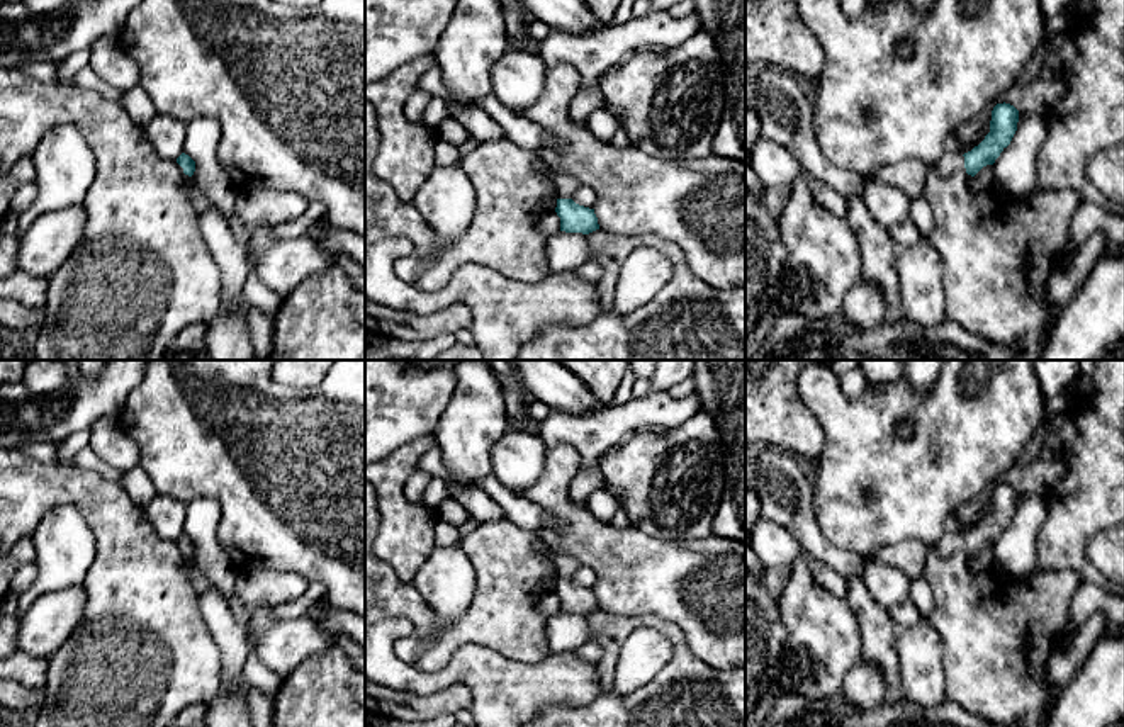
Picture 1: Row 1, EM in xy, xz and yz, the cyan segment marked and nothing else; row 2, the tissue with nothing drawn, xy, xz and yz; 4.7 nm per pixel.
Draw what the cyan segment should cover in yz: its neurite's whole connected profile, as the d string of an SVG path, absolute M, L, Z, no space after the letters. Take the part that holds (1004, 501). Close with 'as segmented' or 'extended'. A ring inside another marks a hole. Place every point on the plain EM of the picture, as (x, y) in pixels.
M997 484L992 491L990 513L968 533L946 532L936 545L915 540L902 540L885 545L871 554L881 564L900 569L910 579L924 574L930 554L949 555L964 550L975 557L983 547L993 545L1000 533L1010 525L1019 503L1019 491L1010 484Z | extended

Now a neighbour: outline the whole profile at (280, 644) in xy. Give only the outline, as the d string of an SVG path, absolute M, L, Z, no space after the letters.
M268 601L251 605L246 627L255 635L250 652L282 678L302 661L333 647L329 634L306 617L275 620Z

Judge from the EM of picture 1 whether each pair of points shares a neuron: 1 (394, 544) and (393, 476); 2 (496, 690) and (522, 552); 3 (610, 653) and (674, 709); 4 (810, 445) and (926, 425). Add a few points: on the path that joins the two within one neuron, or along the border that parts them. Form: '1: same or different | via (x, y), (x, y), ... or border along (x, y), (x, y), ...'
1: same | via (394, 527), (393, 493)
2: different | border along (466, 644), (518, 661), (544, 658)
3: same | via (606, 680), (606, 692), (623, 709), (647, 709)
4: different | border along (809, 406), (824, 435), (824, 447), (814, 461)

